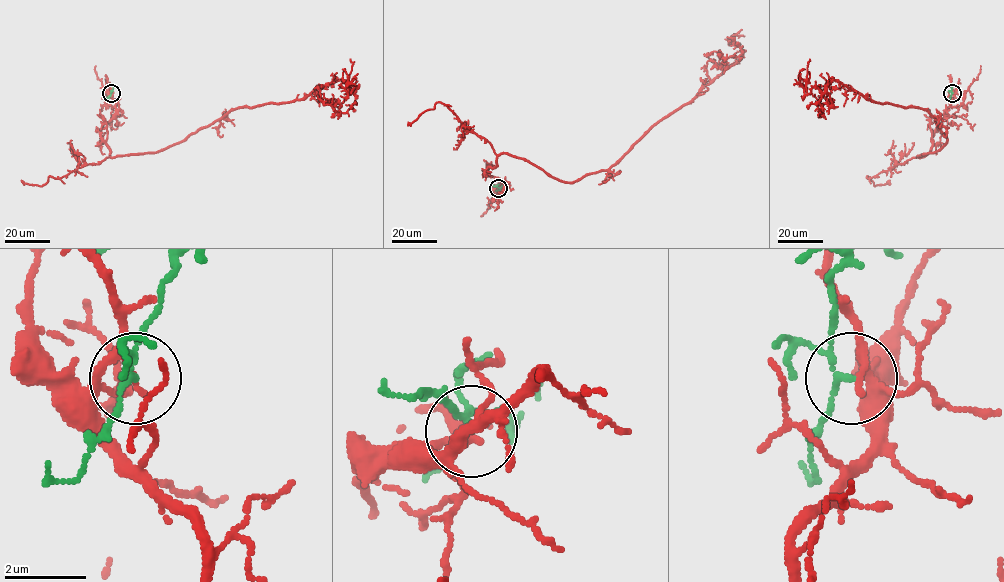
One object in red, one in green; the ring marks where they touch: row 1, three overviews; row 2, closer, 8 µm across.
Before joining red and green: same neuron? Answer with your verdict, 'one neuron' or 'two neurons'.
two neurons

